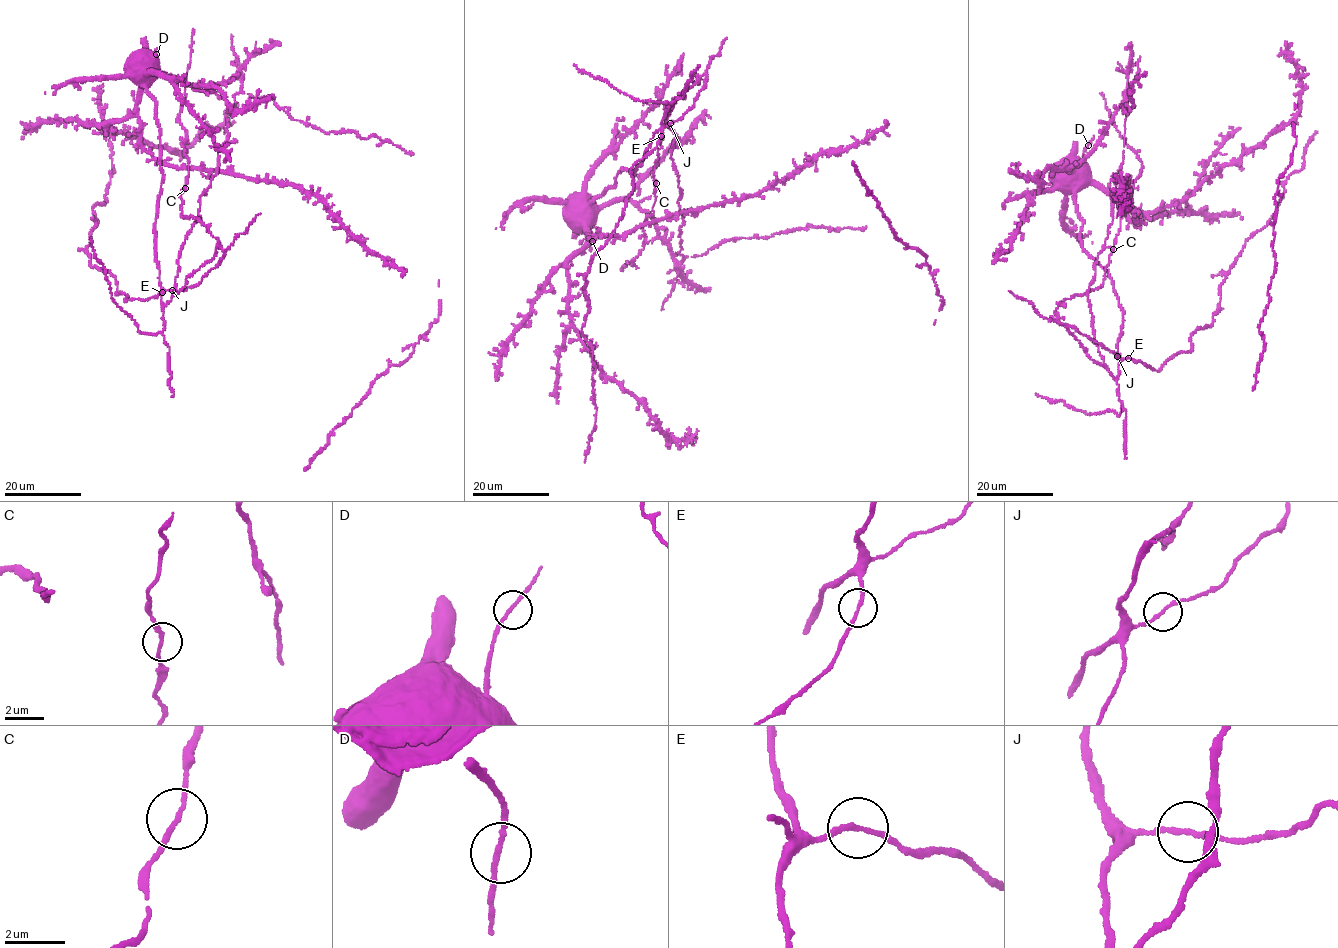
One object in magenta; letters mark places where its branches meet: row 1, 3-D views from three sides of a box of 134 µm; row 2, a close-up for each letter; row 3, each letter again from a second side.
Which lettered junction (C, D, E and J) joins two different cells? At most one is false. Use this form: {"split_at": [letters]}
{"split_at": []}

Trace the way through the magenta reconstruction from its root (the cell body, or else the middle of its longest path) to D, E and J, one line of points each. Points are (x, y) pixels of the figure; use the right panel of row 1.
D: (1064, 173), (1078, 160), (1083, 160), (1088, 145)
E: (1064, 173), (1064, 185), (1073, 190), (1083, 221), (1082, 248), (1108, 273), (1123, 312), (1117, 353), (1128, 358)
J: (1064, 173), (1064, 185), (1073, 190), (1083, 221), (1082, 248), (1108, 273), (1123, 312), (1117, 356)

